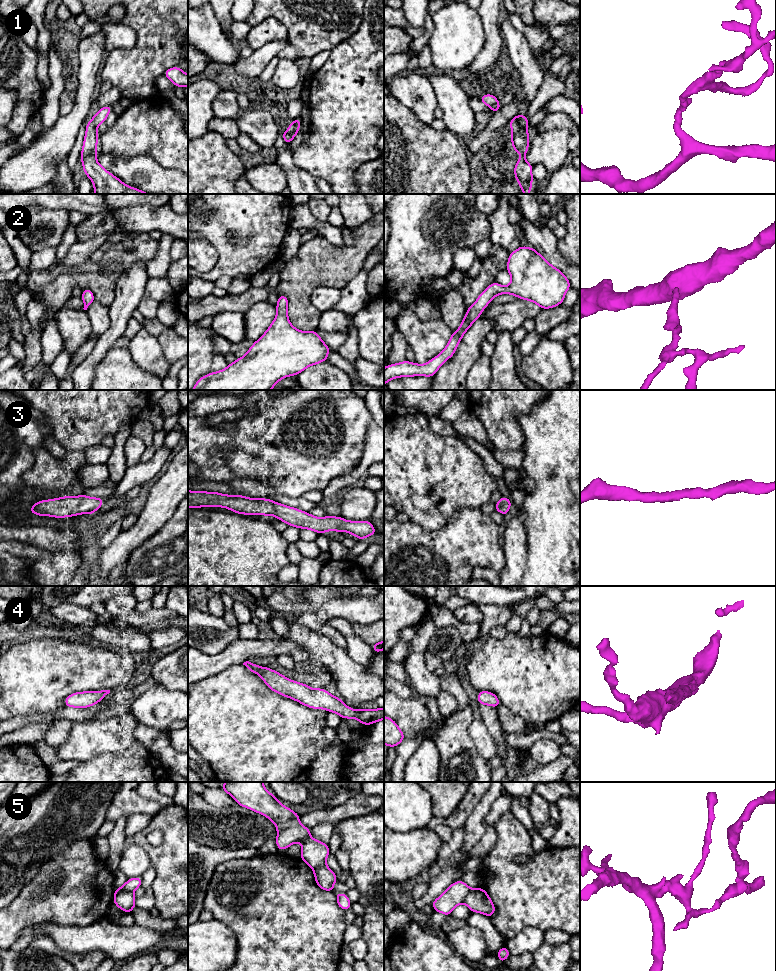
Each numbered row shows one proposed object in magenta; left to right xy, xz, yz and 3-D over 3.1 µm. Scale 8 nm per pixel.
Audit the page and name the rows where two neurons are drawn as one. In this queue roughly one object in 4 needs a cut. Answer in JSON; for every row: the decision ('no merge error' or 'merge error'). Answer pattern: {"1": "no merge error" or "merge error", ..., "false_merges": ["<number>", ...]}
{"1": "no merge error", "2": "no merge error", "3": "no merge error", "4": "no merge error", "5": "merge error", "false_merges": ["5"]}

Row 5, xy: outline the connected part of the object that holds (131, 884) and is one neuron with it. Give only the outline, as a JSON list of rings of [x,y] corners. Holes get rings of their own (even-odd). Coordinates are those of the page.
[[[141,876],[128,879],[122,887],[115,888],[114,897],[123,892],[133,892],[135,889],[141,887],[141,885],[142,885]]]

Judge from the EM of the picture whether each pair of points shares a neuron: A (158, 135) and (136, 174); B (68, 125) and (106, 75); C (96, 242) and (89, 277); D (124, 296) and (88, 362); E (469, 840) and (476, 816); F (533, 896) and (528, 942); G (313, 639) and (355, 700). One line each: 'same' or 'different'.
A: different
B: different
C: different
D: same
E: same
F: different
G: same

